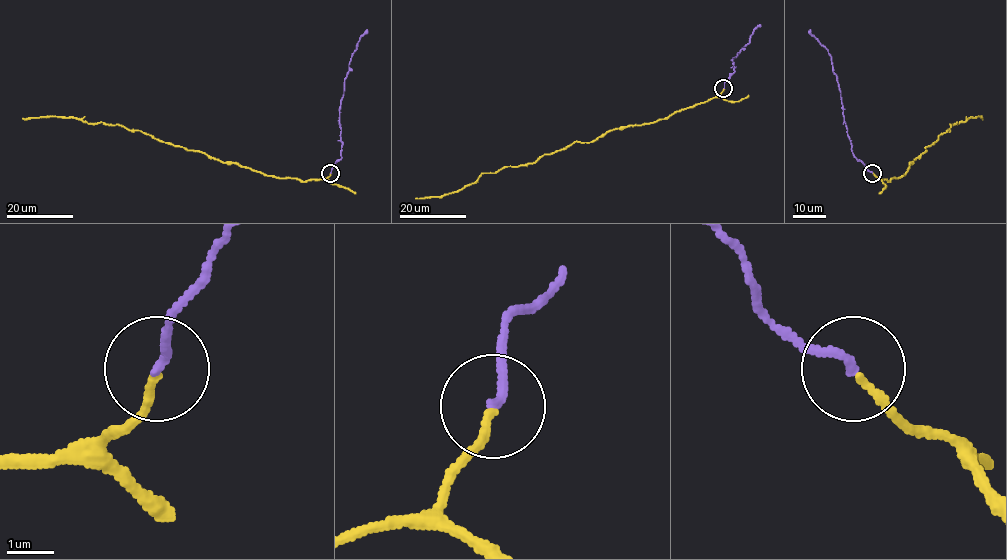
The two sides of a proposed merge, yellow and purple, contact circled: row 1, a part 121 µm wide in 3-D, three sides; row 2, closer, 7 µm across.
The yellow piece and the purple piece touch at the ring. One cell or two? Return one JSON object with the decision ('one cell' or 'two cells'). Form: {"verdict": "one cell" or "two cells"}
{"verdict": "one cell"}

